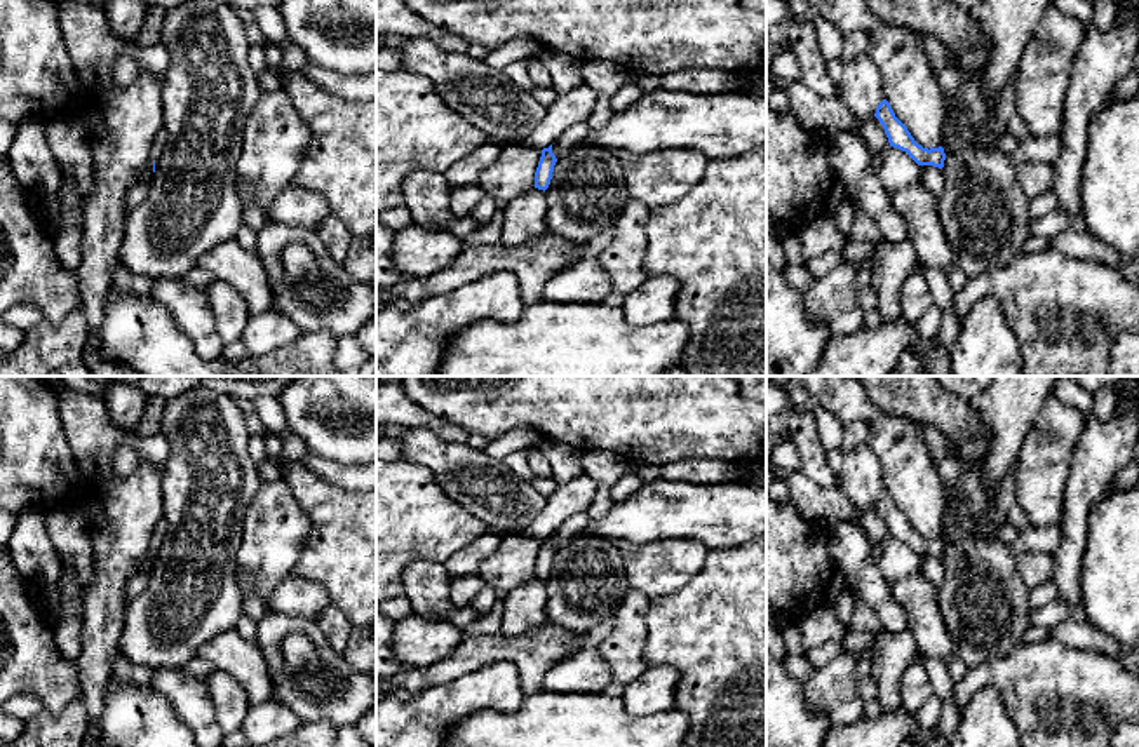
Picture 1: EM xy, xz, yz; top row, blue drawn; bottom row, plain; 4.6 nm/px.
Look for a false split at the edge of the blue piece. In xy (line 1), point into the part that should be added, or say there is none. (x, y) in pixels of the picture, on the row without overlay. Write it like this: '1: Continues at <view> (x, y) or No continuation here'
1: No continuation here

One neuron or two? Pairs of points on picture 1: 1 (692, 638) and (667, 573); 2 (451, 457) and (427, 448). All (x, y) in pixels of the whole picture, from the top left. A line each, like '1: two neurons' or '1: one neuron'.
1: two neurons
2: one neuron

